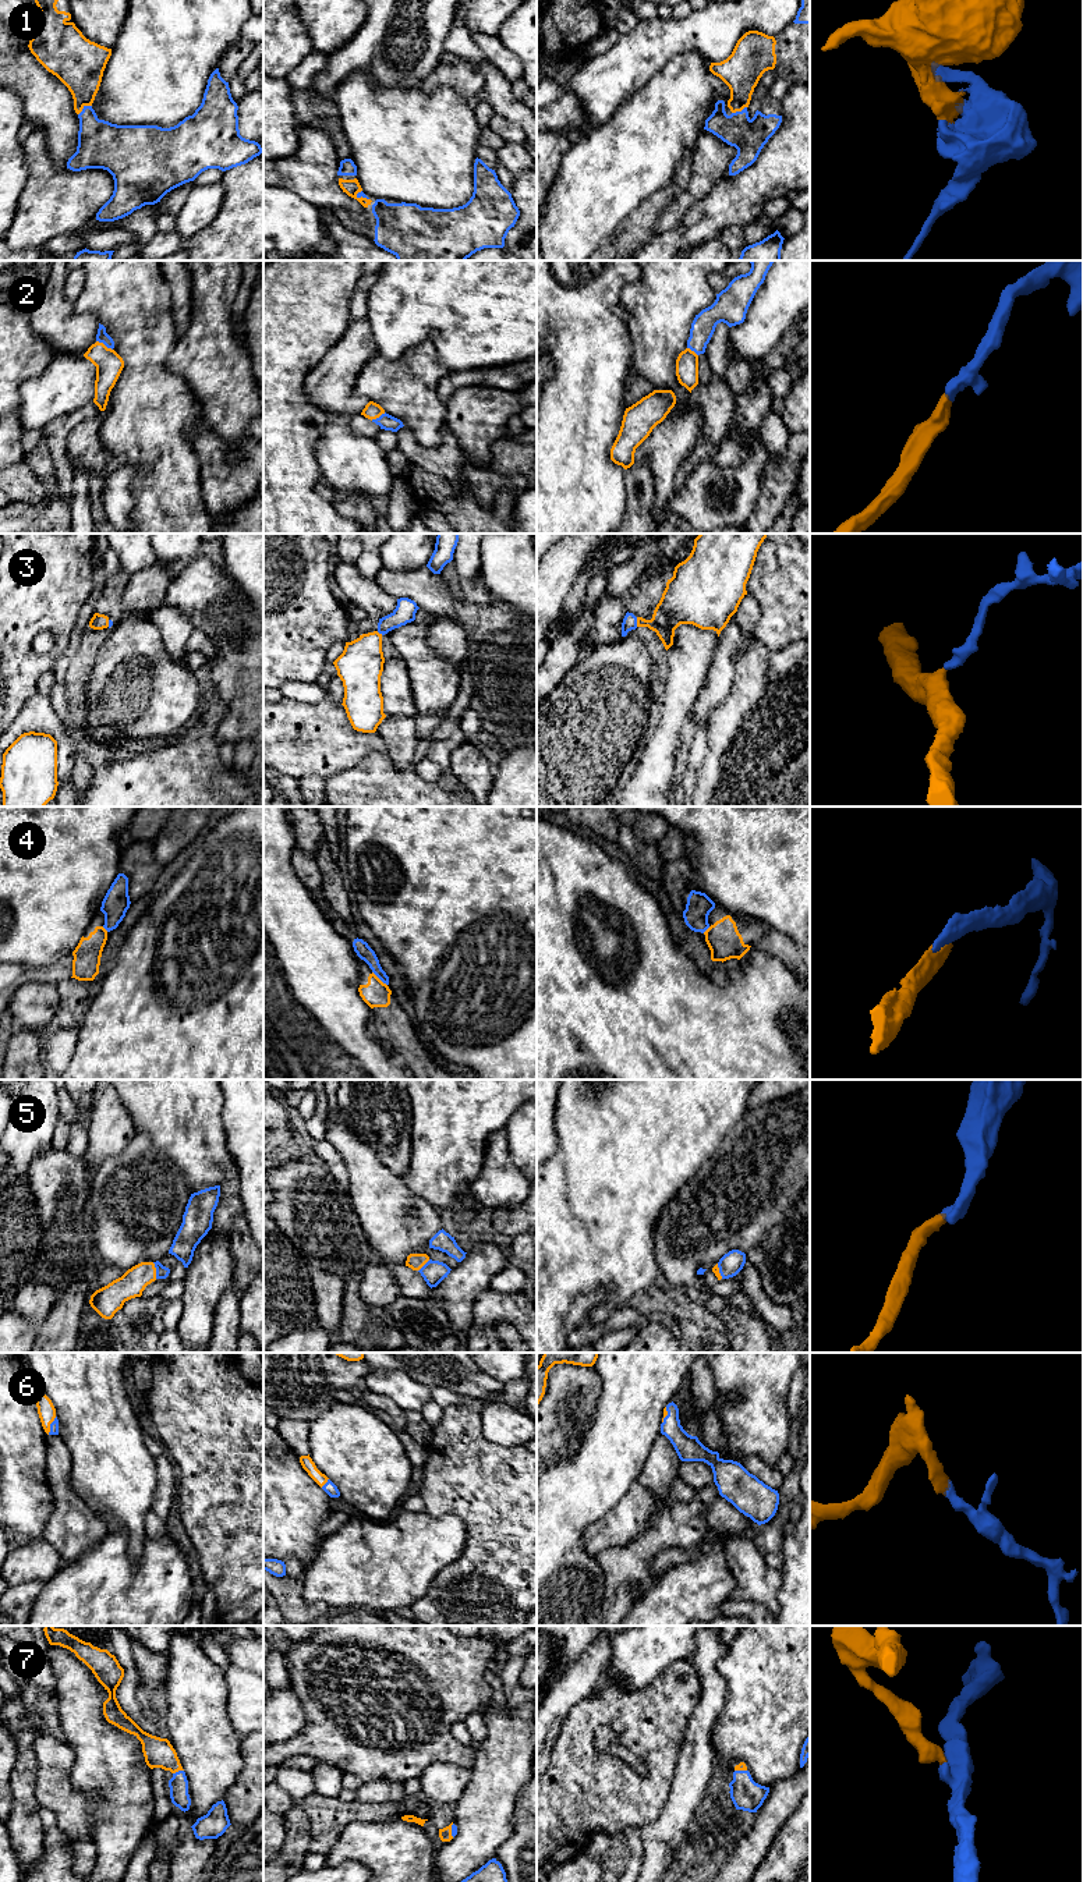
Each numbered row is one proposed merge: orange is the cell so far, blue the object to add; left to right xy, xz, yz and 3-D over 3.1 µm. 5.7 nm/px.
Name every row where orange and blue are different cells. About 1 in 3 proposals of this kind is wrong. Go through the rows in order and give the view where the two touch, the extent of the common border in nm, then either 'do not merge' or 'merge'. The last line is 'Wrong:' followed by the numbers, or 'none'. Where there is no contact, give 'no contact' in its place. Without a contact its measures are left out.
1: meets orange in xy; contact 100 nm long; merge
2: meets orange in xy; contact 110 nm long; merge
3: meets orange in yz; contact 60 nm long; merge
4: meets orange in xz; contact 120 nm long; do not merge
5: meets orange in xy; contact 100 nm long; merge
6: meets orange in xy; contact 120 nm long; merge
7: meets orange in xy; contact 70 nm long; merge
Wrong: 4

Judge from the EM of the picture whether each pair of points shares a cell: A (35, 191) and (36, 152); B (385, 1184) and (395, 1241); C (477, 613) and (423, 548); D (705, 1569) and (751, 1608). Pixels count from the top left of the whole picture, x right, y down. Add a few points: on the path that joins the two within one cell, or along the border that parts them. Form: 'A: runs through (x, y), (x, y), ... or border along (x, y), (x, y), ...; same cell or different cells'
A: runs through (36, 181), (36, 162); same cell
B: runs through (385, 1198), (385, 1207), (395, 1221), (395, 1227); same cell
C: border along (425, 564), (417, 569), (393, 571); different cells
D: border along (729, 1597), (718, 1611); different cells

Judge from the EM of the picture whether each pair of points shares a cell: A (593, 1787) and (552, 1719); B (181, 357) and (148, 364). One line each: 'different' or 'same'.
A: different
B: different

